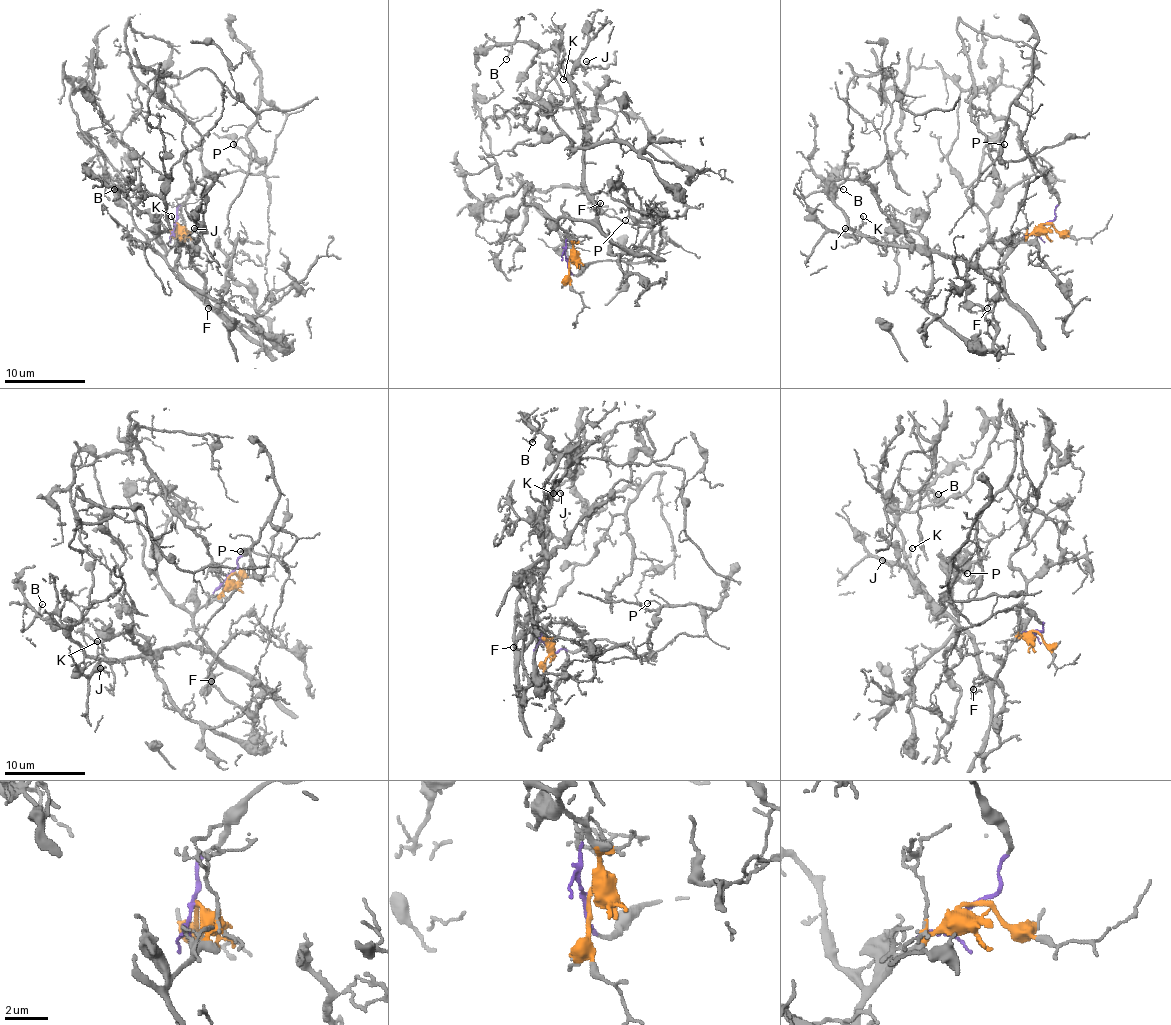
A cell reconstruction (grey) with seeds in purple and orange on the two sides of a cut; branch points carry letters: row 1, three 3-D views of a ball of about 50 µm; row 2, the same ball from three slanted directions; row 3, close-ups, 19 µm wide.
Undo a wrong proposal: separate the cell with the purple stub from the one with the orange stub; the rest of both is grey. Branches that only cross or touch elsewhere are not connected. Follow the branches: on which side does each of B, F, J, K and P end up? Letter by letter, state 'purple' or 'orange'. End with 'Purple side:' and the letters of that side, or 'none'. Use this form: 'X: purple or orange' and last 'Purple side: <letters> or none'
B: orange
F: orange
J: orange
K: orange
P: purple
Purple side: P

